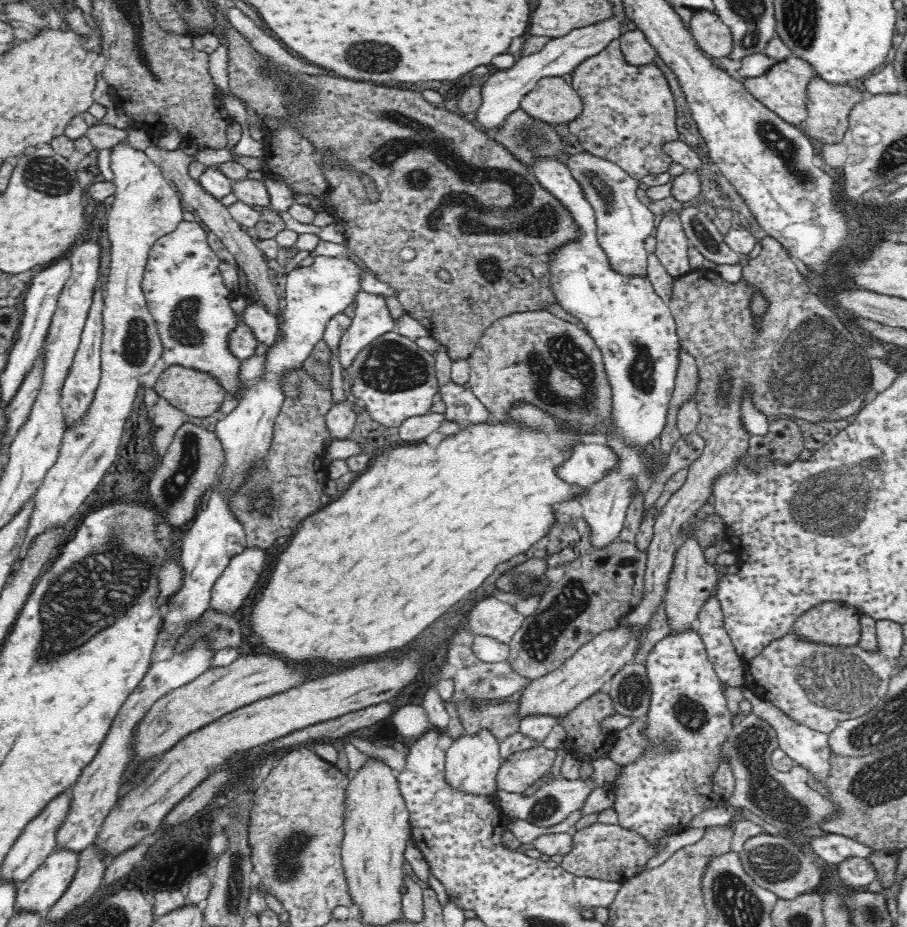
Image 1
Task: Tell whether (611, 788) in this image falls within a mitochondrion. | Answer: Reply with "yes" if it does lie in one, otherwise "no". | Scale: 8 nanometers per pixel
no

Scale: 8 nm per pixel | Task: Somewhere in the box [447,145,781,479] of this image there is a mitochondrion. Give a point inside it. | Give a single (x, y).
(561, 351)

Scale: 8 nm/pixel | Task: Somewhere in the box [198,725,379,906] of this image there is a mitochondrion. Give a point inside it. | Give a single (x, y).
(287, 853)

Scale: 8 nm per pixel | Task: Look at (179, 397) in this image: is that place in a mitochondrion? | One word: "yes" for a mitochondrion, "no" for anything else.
no

